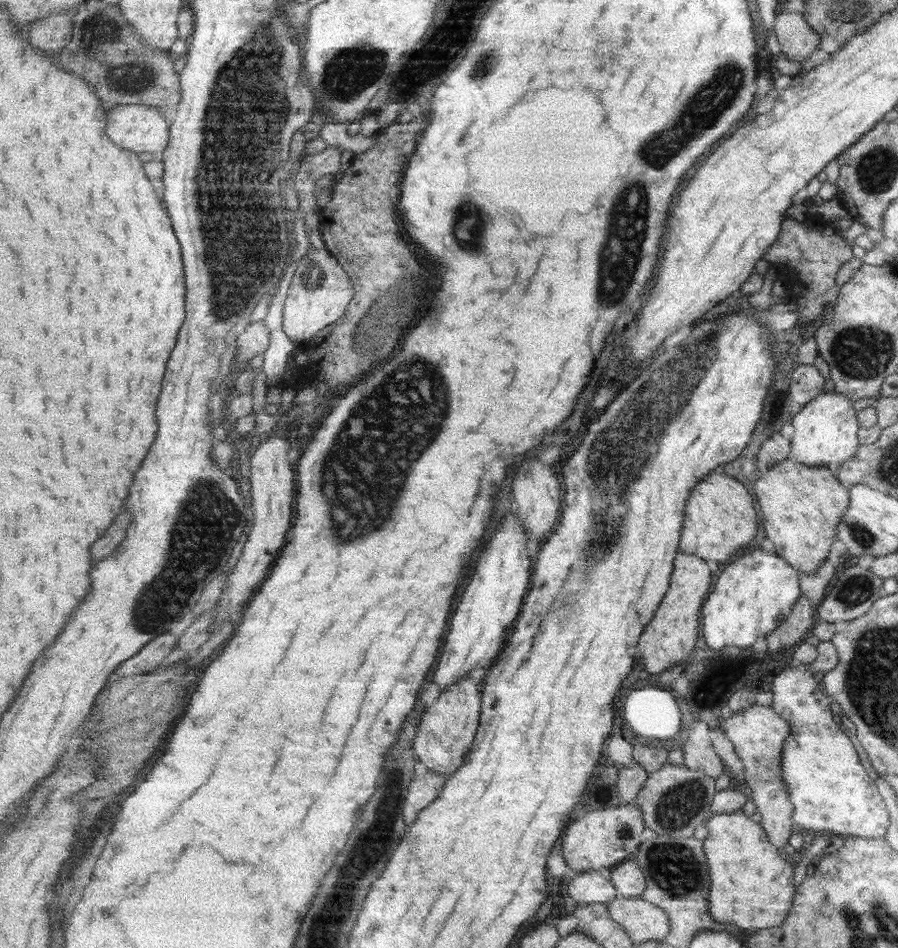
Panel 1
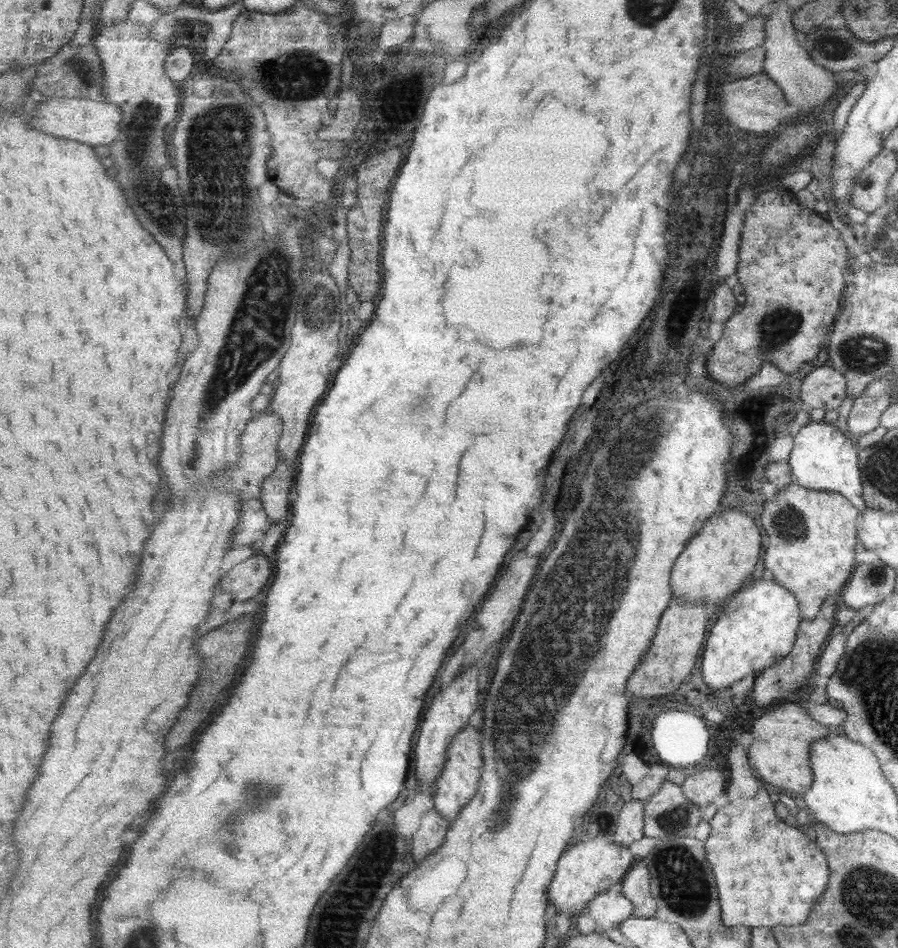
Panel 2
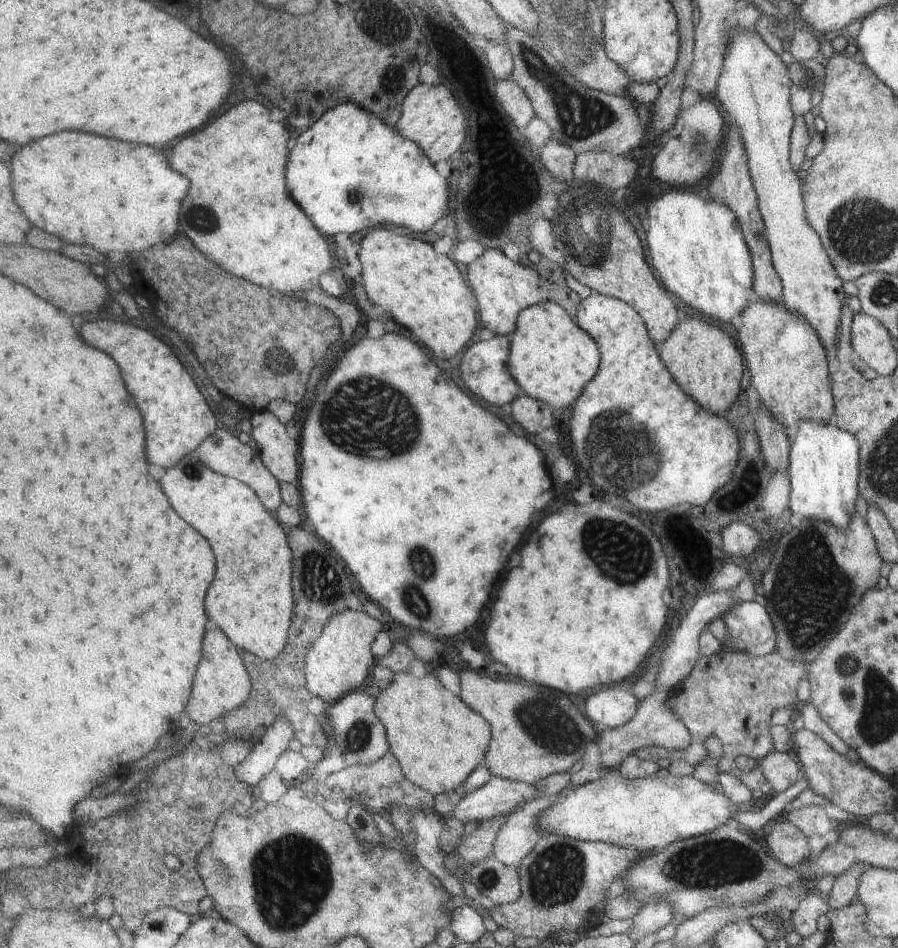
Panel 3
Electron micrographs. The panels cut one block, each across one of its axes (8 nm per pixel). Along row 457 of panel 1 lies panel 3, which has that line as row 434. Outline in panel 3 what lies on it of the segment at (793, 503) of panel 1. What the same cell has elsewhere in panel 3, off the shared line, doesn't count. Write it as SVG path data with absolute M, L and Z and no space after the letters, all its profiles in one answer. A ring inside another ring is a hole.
M752 301L742 312L737 322L738 340L746 357L746 366L751 376L751 384L755 390L755 398L770 412L770 416L780 422L790 436L793 435L800 420L816 420L829 422L834 414L832 388L830 388L829 362L827 352L814 332L814 328L798 314L790 314L783 306L770 302Z

